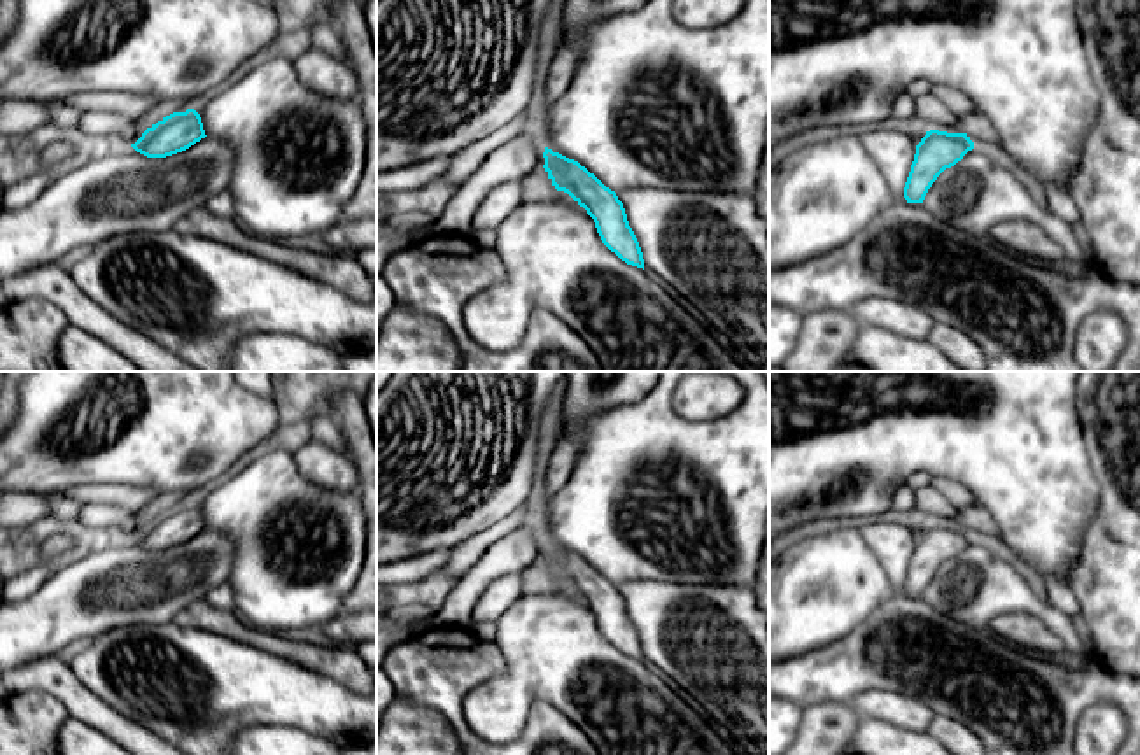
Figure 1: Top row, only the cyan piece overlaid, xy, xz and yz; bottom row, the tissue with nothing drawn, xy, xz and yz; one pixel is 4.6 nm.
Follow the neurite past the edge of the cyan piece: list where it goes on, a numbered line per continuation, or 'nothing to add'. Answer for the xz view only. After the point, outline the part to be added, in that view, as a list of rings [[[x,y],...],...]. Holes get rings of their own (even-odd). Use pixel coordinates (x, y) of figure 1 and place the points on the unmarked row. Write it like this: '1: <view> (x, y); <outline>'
nothing to add

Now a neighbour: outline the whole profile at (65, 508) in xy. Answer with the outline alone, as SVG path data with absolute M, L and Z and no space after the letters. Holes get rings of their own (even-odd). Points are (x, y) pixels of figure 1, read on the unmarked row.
M42 492L42 496L49 499L51 515L65 522L75 522L84 505L63 492Z

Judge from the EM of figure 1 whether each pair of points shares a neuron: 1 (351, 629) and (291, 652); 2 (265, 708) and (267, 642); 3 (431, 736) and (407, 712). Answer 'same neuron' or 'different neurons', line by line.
1: different neurons
2: different neurons
3: same neuron

